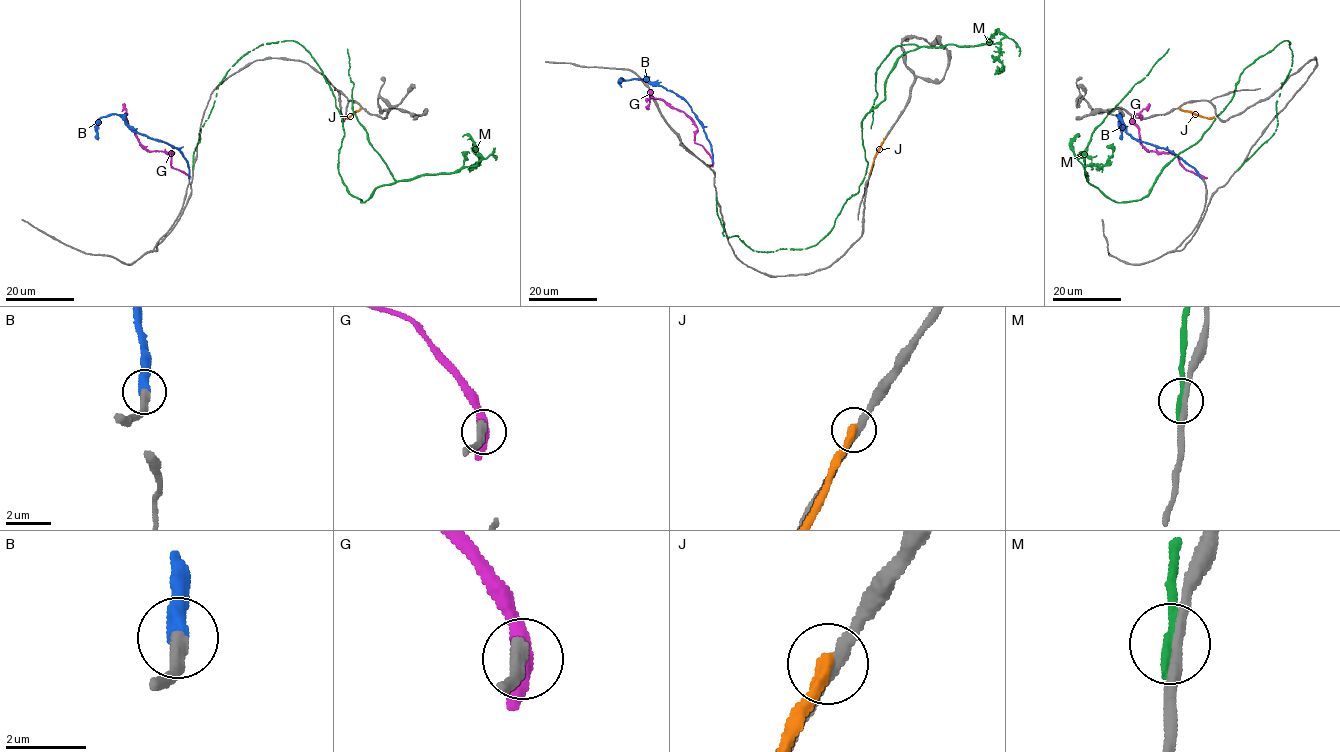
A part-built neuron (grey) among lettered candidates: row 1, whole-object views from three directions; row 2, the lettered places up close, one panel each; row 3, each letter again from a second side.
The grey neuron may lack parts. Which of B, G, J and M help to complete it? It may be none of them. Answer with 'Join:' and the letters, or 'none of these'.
Join: B

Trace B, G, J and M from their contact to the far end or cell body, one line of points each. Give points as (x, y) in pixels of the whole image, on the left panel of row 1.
B: (189, 177), (188, 163), (180, 151), (135, 132), (115, 114), (99, 120), (98, 139)
G: (189, 177), (171, 165), (173, 153), (148, 151), (141, 145), (126, 121), (123, 103)
J: (360, 108), (346, 116)
M: (193, 166), (226, 72), (293, 41), (335, 97), (347, 190), (364, 202), (391, 184), (353, 110), (347, 48)

